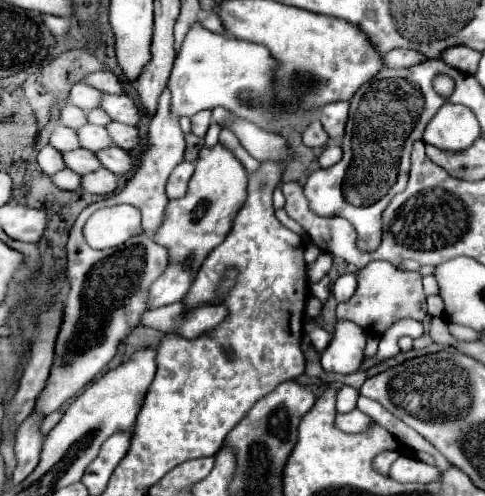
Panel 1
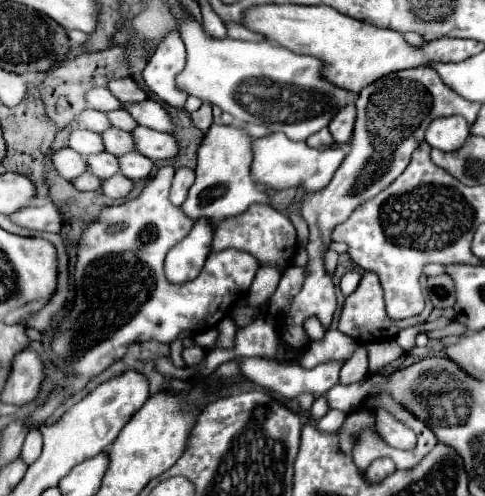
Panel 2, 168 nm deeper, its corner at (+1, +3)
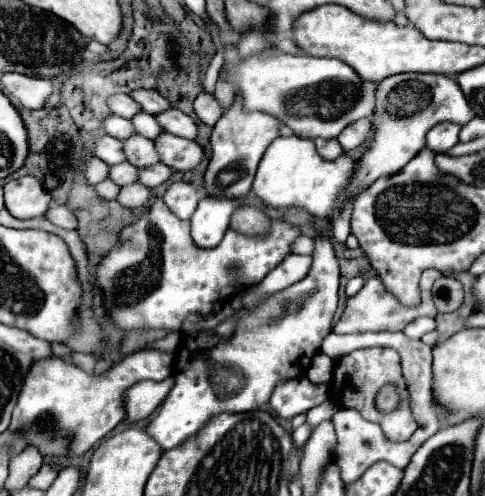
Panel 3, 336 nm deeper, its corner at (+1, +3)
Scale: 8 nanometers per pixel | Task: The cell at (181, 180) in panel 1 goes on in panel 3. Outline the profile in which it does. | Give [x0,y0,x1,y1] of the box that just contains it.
[163,181,199,219]

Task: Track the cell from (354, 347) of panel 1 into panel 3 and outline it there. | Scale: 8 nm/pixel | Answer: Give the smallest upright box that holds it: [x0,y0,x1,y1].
[271,377,329,419]

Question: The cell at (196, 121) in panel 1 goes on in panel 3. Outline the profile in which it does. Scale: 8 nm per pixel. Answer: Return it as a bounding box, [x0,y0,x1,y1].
[195,91,223,127]

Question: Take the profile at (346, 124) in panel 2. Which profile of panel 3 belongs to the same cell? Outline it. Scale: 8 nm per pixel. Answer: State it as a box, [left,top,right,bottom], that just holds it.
[337,119,373,151]

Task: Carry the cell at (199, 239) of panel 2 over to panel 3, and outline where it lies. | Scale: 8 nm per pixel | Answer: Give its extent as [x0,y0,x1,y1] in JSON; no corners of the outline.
[191,195,239,247]

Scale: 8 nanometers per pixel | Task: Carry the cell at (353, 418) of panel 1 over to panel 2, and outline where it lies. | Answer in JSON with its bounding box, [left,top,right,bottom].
[317,409,347,433]

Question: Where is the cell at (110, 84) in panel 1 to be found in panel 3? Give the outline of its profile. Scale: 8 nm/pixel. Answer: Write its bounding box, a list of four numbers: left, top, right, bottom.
[131,89,171,115]

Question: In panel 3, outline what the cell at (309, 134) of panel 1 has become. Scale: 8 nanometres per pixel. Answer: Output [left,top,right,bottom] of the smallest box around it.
[315,139,343,161]

